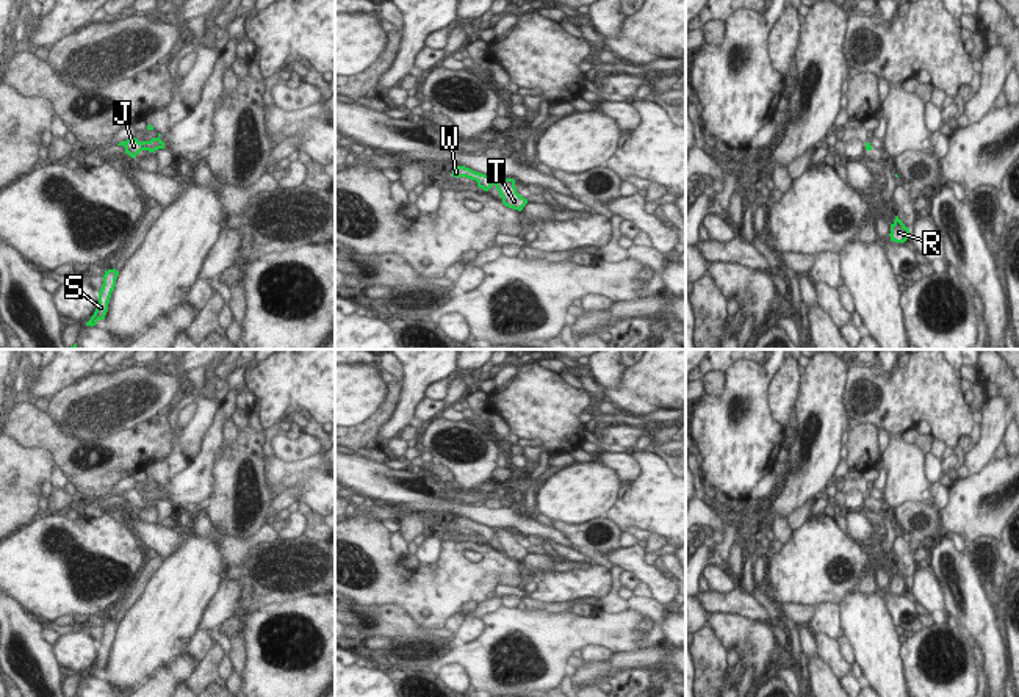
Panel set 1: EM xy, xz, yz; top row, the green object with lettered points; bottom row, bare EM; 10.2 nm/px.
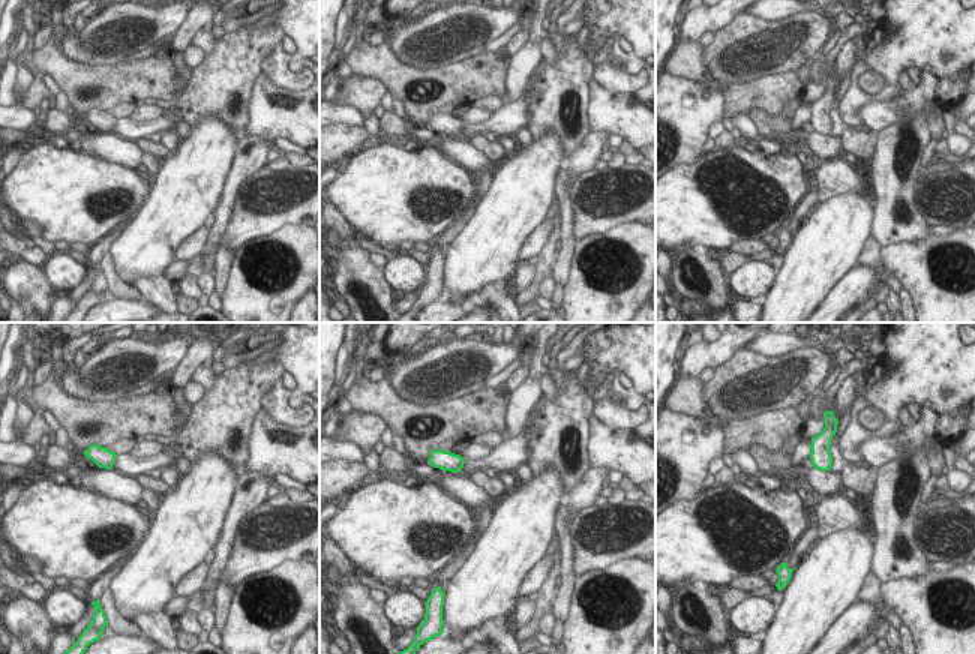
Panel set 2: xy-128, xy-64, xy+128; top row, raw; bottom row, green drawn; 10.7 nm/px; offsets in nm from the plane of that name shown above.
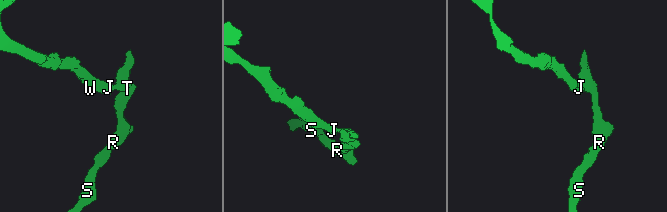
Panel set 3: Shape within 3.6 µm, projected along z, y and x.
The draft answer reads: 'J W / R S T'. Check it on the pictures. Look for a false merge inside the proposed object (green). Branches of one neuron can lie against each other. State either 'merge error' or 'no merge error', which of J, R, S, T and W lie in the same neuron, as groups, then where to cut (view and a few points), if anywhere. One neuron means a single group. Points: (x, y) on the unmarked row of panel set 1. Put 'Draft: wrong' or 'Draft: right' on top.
Draft: right
merge error; groups J W / R S T; cut xy (140, 494), (143, 500)

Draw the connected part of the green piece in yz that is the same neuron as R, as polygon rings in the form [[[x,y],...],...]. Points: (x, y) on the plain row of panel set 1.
[[[895,567],[895,572],[891,575],[891,592],[895,594],[905,594],[909,589],[909,580],[902,573],[898,567]]]

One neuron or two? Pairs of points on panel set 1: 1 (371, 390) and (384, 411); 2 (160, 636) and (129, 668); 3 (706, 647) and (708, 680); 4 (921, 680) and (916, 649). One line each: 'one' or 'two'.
1: two
2: one
3: one
4: one

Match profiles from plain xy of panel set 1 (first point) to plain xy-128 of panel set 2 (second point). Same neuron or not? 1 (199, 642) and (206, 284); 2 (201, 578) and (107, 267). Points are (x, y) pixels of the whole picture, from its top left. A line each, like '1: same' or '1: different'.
1: different
2: different

